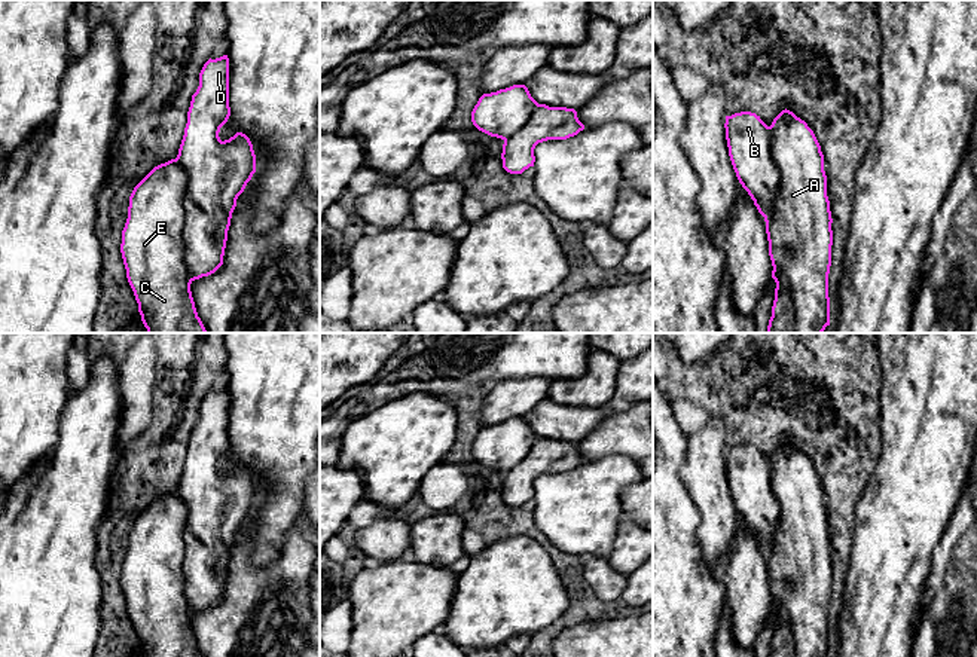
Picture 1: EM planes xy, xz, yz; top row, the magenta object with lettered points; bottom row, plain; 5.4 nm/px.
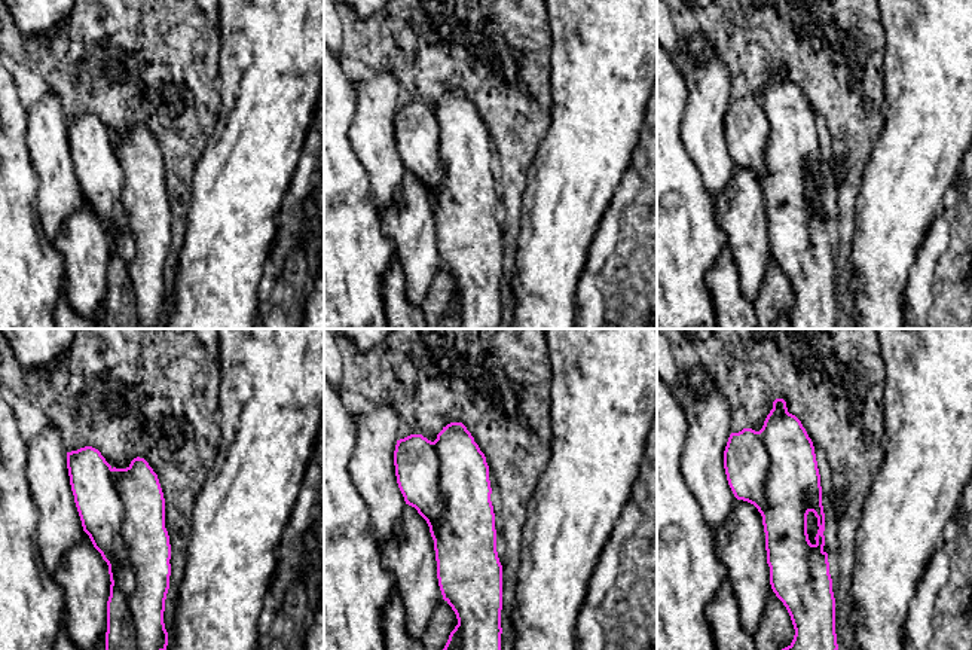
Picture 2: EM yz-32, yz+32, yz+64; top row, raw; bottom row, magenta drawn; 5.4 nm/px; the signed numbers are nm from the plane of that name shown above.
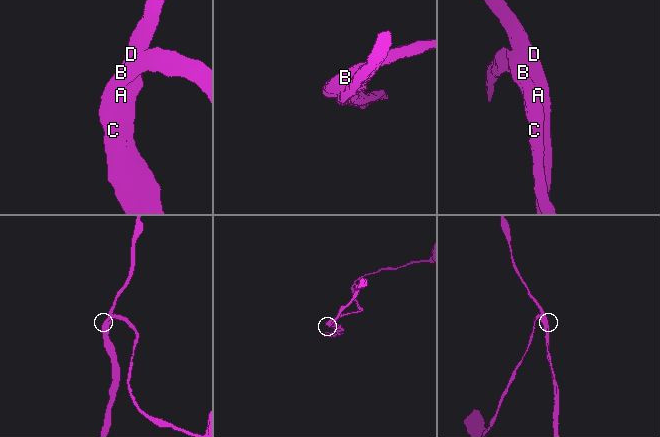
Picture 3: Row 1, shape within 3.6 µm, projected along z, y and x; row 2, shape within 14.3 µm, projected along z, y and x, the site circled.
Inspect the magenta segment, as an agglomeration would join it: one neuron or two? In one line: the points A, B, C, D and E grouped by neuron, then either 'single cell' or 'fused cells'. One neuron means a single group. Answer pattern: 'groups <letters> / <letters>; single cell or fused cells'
groups A D / B C E; fused cells

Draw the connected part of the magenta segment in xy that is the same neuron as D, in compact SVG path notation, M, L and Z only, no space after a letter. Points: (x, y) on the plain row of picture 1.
M223 388L210 391L199 406L177 488L187 508L181 571L190 614L223 598L236 532L256 505L256 488L245 467L225 474L219 470L229 449L229 391Z

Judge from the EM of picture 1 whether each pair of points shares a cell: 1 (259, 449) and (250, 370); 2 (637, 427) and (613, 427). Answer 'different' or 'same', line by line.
1: same
2: same

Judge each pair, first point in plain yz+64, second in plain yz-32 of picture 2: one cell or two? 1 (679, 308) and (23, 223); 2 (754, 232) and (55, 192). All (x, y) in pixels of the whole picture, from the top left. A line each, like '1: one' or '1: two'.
1: one
2: two

